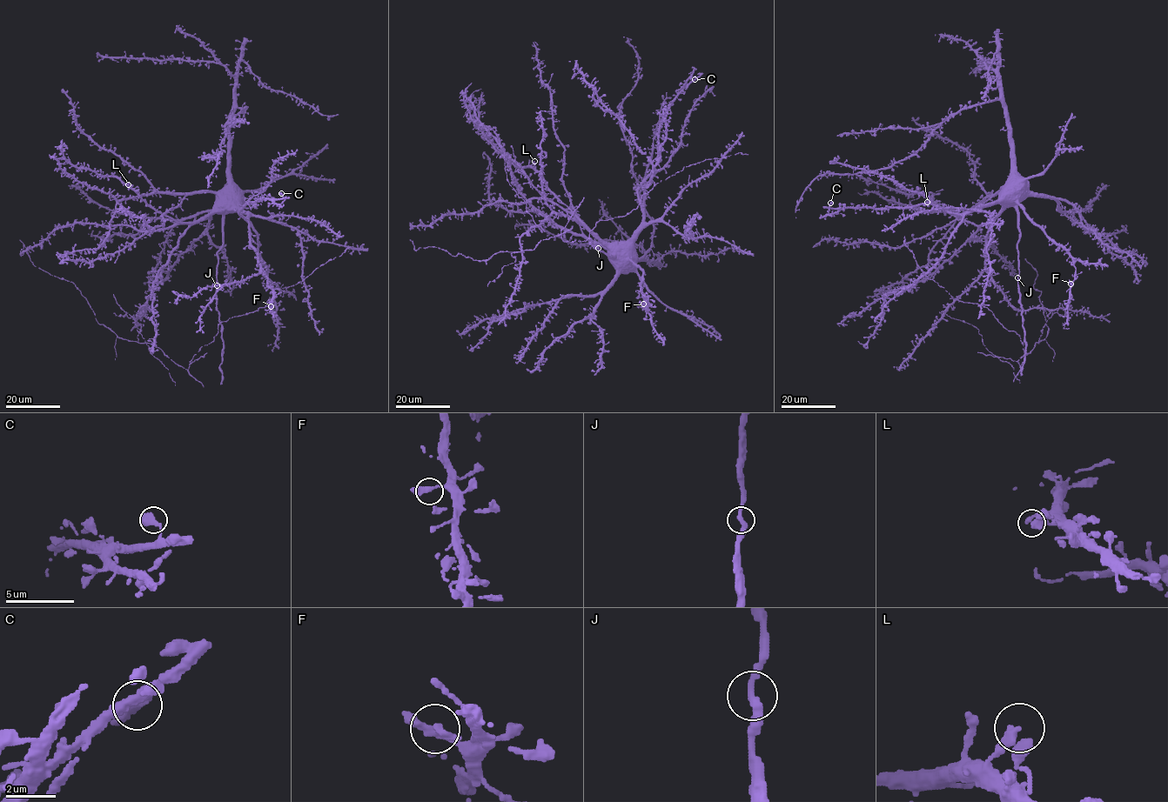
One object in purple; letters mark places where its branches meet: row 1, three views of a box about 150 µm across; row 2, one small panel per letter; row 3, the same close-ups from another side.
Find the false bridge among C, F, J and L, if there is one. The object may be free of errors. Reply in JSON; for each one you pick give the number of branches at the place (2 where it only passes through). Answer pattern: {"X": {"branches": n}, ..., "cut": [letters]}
{"cut": []}

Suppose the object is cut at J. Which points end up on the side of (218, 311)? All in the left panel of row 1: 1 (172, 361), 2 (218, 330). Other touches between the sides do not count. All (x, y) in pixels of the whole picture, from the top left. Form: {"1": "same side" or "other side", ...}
{"1": "same side", "2": "same side"}

